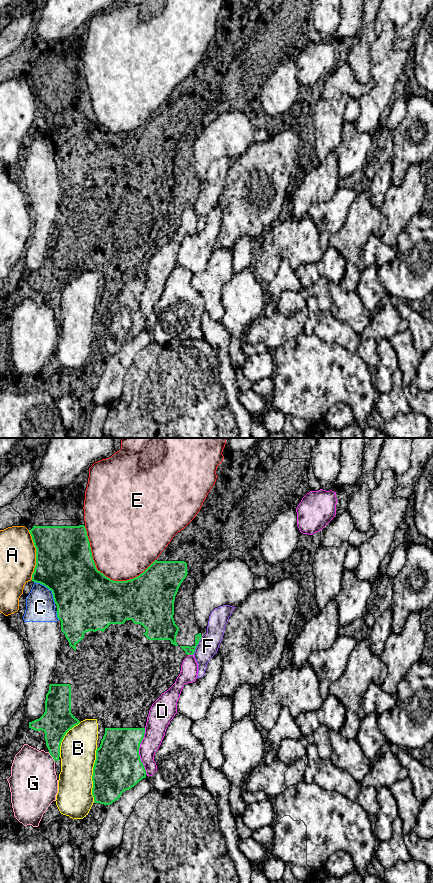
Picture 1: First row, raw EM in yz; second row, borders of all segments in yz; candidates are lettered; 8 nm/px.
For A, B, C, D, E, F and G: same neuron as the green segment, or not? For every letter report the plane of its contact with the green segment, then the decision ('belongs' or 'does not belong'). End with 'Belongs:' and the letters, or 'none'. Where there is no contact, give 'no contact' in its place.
A: meets green in yz; does not belong
B: meets green in yz; does not belong
C: meets green in yz; does not belong
D: meets green in yz; does not belong
E: meets green in yz; does not belong
F: meets green in yz; does not belong
G: meets green in yz; does not belong
Belongs: none

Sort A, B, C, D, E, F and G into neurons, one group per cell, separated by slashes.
A / B / C / D / E / F / G

